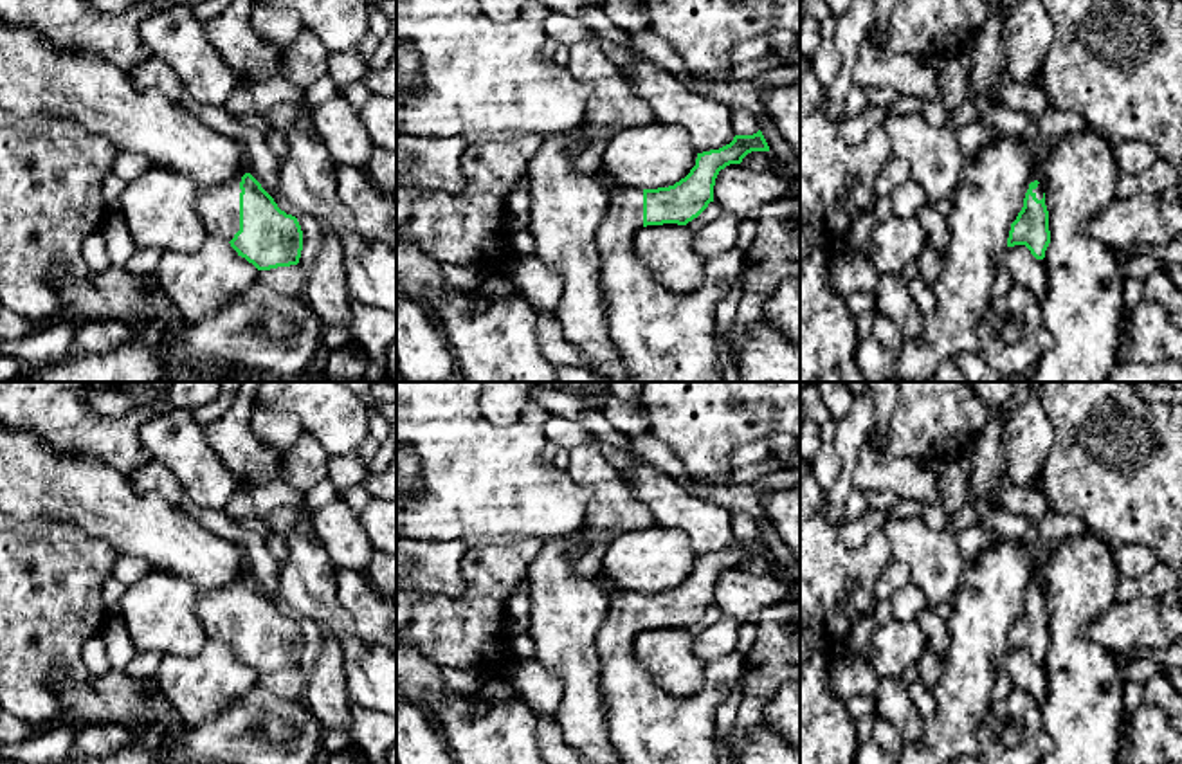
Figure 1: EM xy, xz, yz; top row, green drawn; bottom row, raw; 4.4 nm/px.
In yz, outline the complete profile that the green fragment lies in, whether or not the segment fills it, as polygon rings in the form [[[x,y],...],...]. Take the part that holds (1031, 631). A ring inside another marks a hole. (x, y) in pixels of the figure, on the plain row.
[[[1036,578],[1031,582],[1022,614],[1011,627],[1007,650],[1025,649],[1036,663],[1043,663],[1049,647],[1050,634],[1045,609],[1045,587],[1041,578]]]

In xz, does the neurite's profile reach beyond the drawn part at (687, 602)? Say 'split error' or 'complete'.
split error

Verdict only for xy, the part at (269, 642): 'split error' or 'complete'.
split error

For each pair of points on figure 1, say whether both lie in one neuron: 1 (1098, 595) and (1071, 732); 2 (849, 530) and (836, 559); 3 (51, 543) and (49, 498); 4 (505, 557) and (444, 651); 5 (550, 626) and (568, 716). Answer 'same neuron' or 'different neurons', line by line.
1: same neuron
2: different neurons
3: different neurons
4: same neuron
5: same neuron

